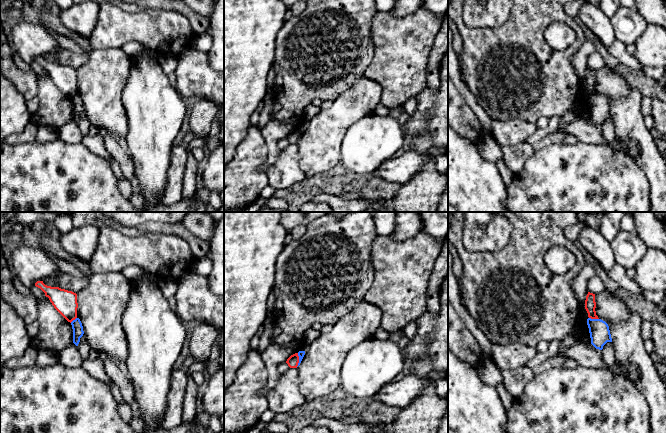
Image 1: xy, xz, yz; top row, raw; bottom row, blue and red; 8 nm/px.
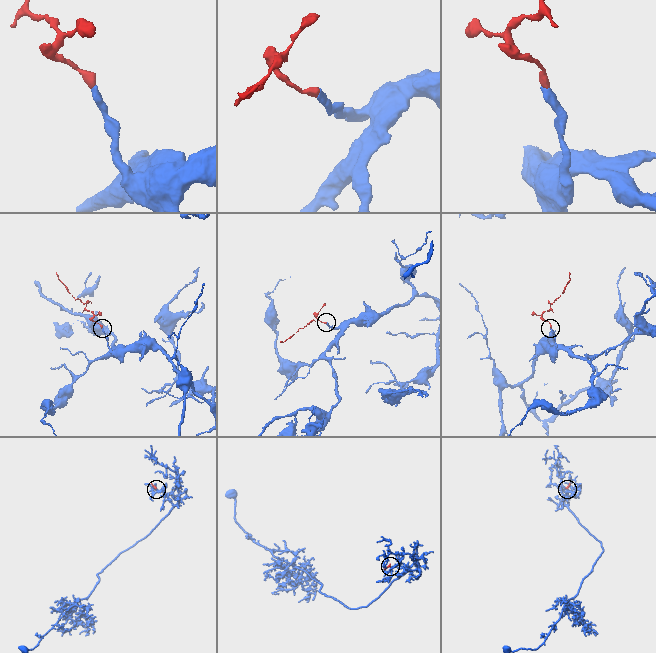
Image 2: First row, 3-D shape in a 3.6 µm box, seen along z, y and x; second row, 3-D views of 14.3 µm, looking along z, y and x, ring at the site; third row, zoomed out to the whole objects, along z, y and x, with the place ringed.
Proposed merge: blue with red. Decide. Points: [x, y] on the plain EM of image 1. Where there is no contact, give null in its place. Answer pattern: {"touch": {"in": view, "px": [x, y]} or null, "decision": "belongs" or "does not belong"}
{"touch": {"in": "xz", "px": [299, 136]}, "decision": "does not belong"}

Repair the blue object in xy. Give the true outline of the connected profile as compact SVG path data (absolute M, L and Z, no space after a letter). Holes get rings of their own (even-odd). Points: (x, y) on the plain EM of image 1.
M76 94L71 98L72 105L73 105L73 119L78 122L80 118L80 114L83 112L83 102L79 94Z

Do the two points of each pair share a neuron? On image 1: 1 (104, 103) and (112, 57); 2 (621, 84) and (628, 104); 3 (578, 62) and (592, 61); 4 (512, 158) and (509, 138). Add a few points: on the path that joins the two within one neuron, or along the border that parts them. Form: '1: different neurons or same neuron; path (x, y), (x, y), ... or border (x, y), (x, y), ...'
1: same neuron; path (104, 92), (104, 75), (109, 68)
2: different neurons; border (629, 84), (626, 95), (610, 96), (607, 99)
3: different neurons; border (595, 50), (587, 59), (587, 67)
4: different neurons; border (524, 140), (516, 144), (501, 146)

